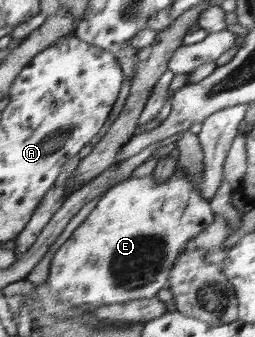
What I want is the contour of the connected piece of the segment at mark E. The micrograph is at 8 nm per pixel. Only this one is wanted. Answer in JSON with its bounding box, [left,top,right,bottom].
[47,167,214,308]

